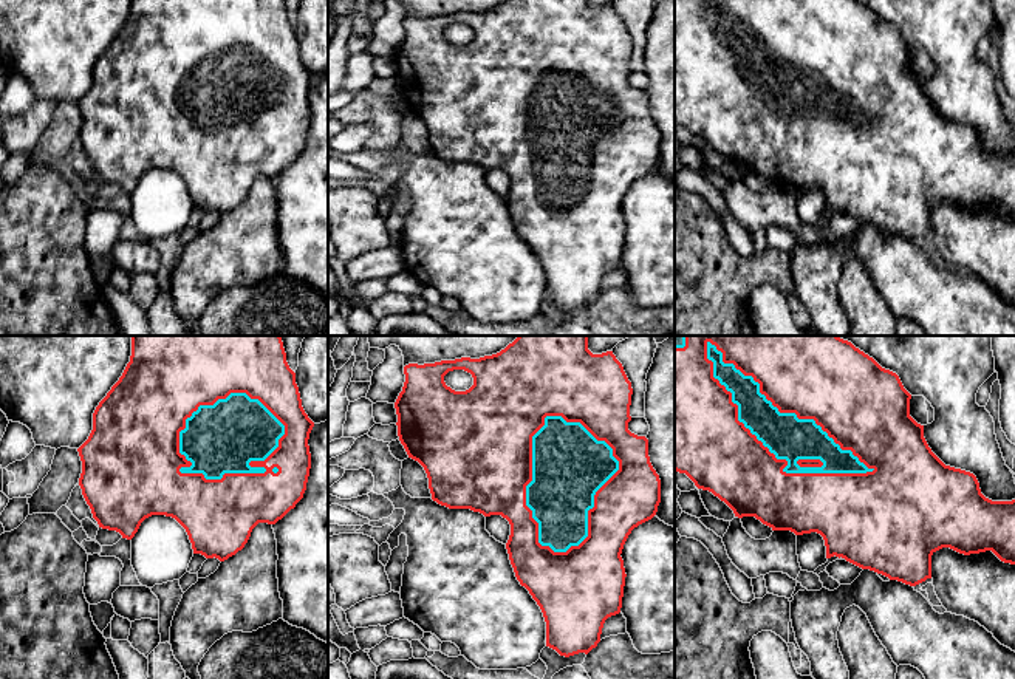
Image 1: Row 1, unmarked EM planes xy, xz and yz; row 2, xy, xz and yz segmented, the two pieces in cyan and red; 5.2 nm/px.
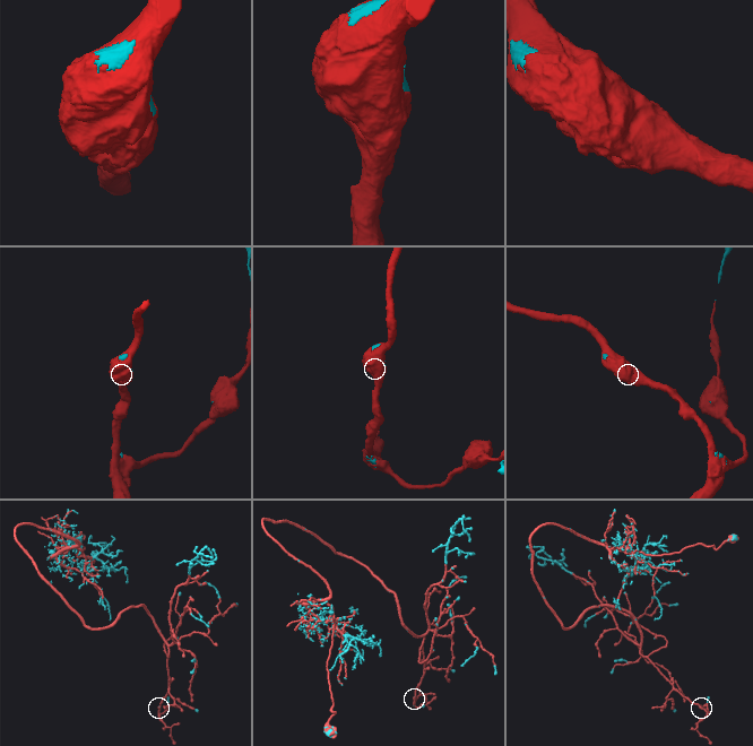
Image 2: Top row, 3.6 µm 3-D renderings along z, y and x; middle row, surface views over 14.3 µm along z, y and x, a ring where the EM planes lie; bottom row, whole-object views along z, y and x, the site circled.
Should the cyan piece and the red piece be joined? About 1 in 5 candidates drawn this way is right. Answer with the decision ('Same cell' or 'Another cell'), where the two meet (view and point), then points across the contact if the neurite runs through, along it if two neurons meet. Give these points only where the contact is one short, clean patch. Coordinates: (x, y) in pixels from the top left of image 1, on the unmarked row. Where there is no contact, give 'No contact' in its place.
Same cell. Touches cyan at yz (775, 110)

